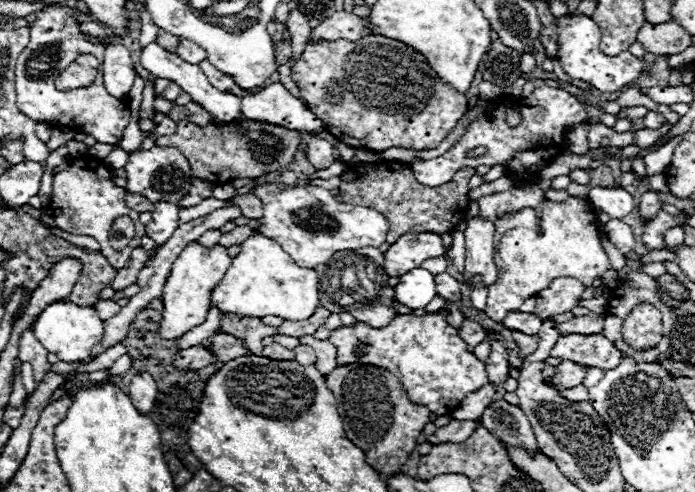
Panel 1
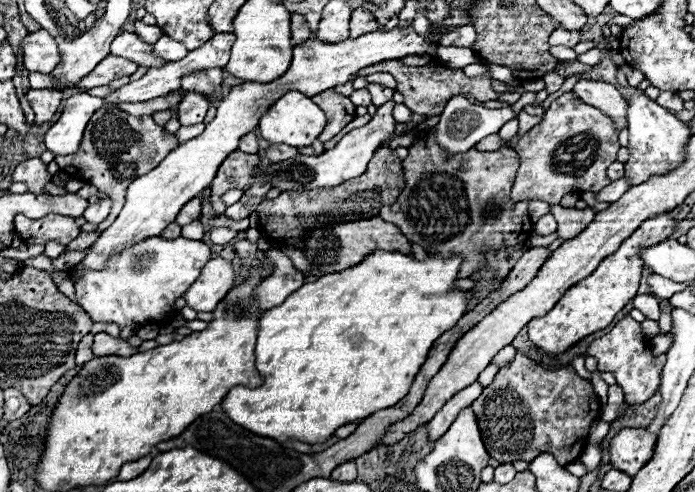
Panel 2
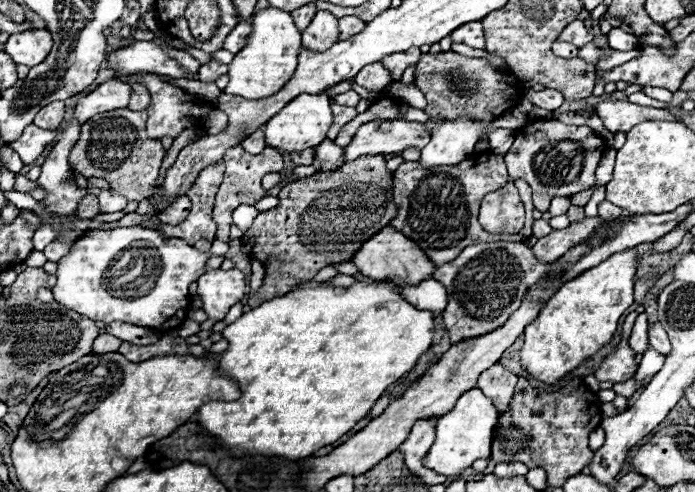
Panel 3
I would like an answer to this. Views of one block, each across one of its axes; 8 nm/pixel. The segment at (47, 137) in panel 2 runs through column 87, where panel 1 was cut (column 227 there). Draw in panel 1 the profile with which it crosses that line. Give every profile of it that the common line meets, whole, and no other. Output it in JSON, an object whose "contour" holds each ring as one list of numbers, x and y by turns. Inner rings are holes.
{"contour":[[154,42,154,44,148,44,146,48,142,48,140,64,142,64,148,72,152,72,152,74,176,82,184,92,188,92,188,94,192,96,192,102,200,104,202,110,206,110,206,112,212,116,212,120,214,120,216,124,232,124,232,122,238,122,238,120,244,116,242,110,240,110,240,98,238,98,238,96,216,90,216,88,208,84,206,76,202,74,202,70,200,70,196,64,184,62,178,54,170,54,170,52,166,52,160,44]]}

